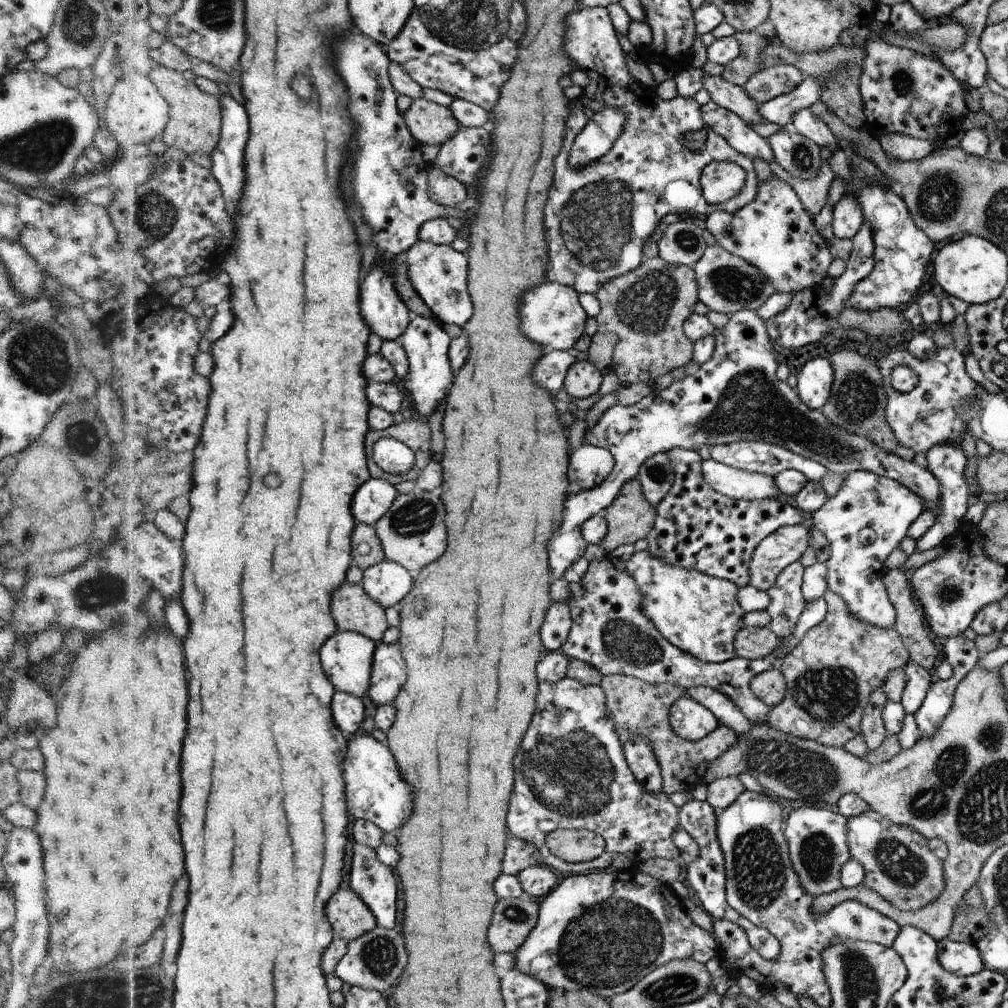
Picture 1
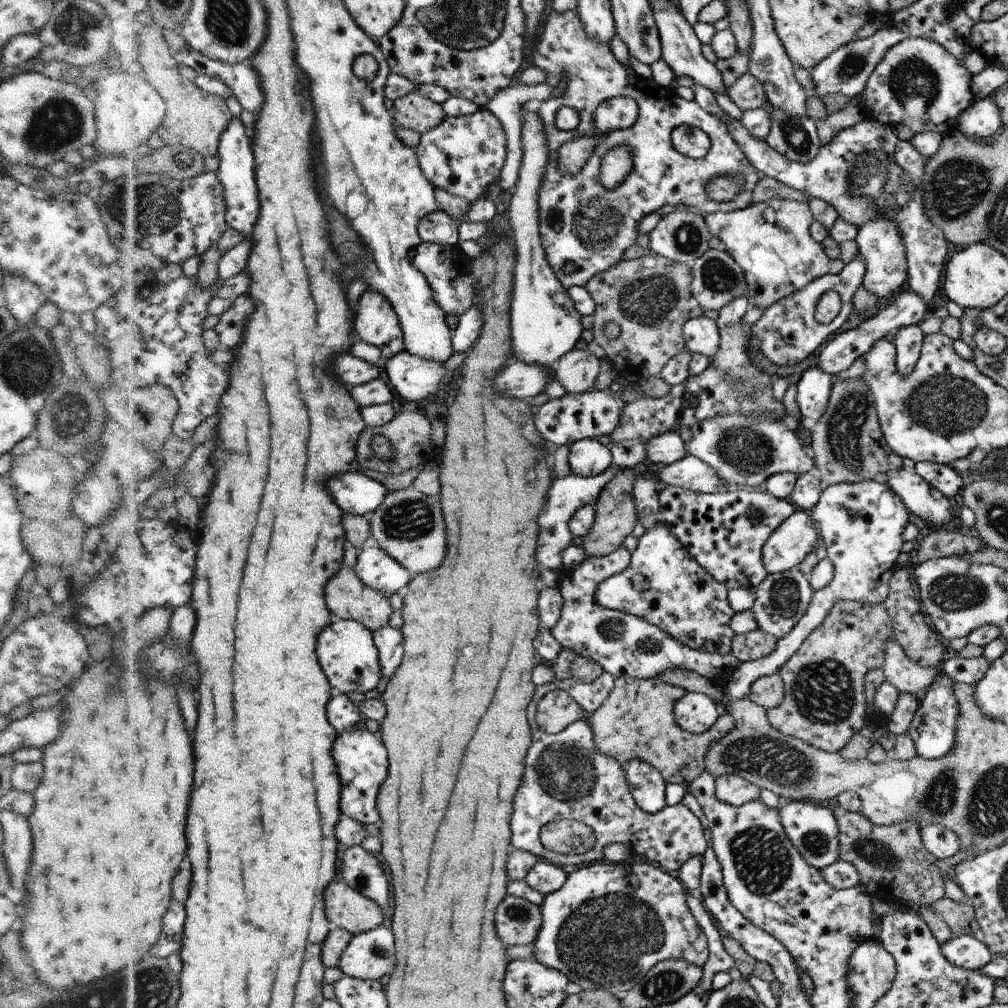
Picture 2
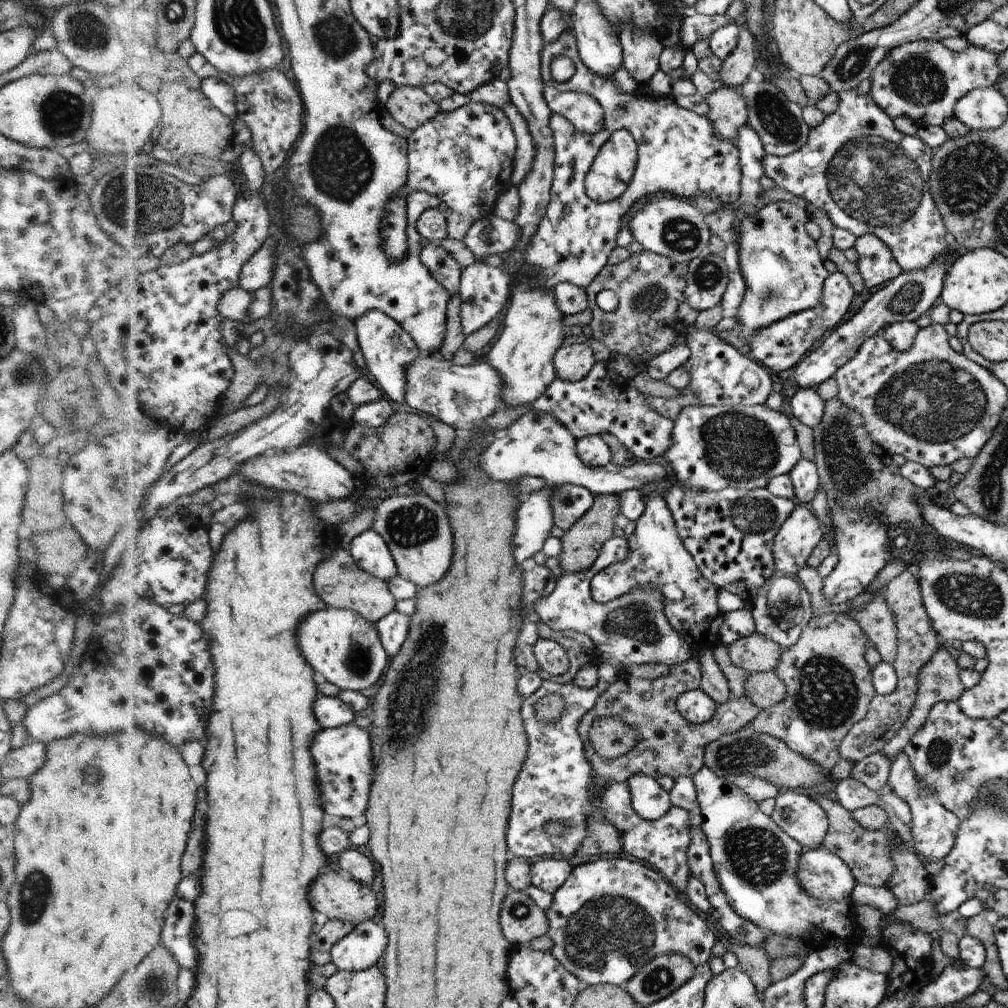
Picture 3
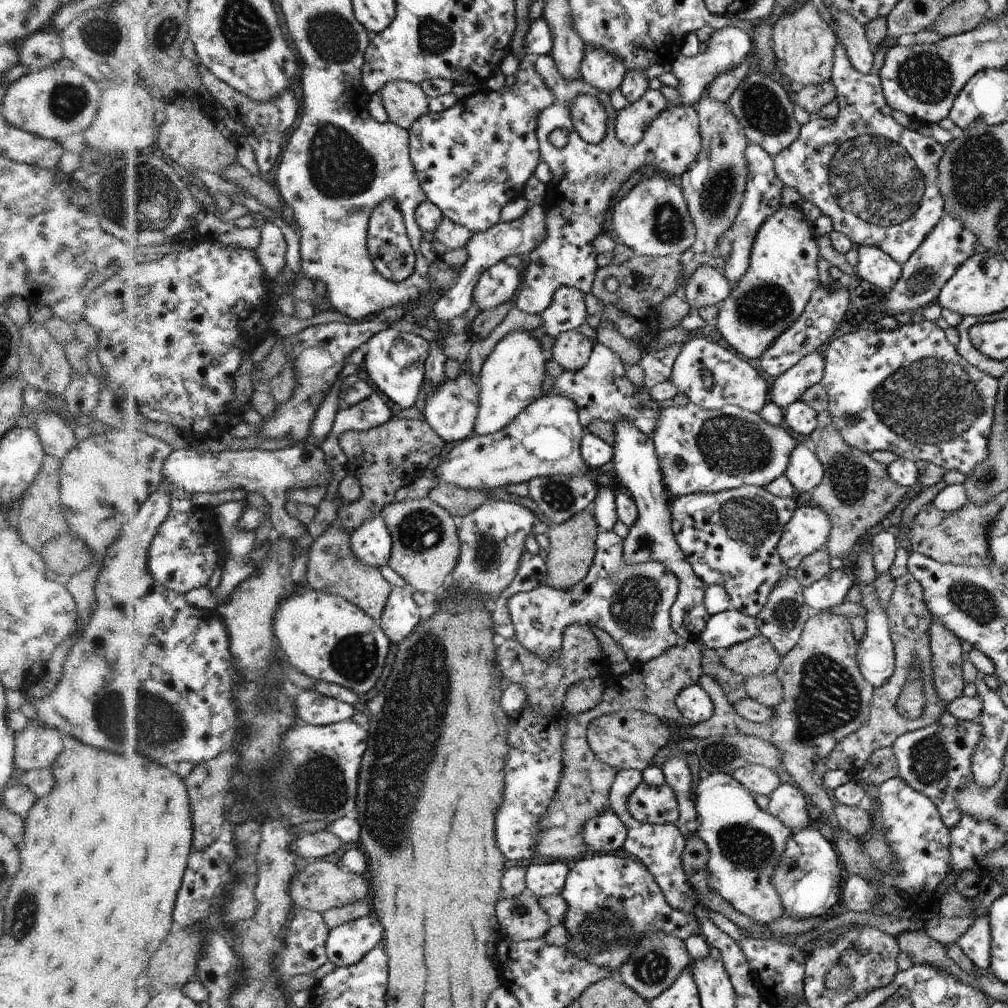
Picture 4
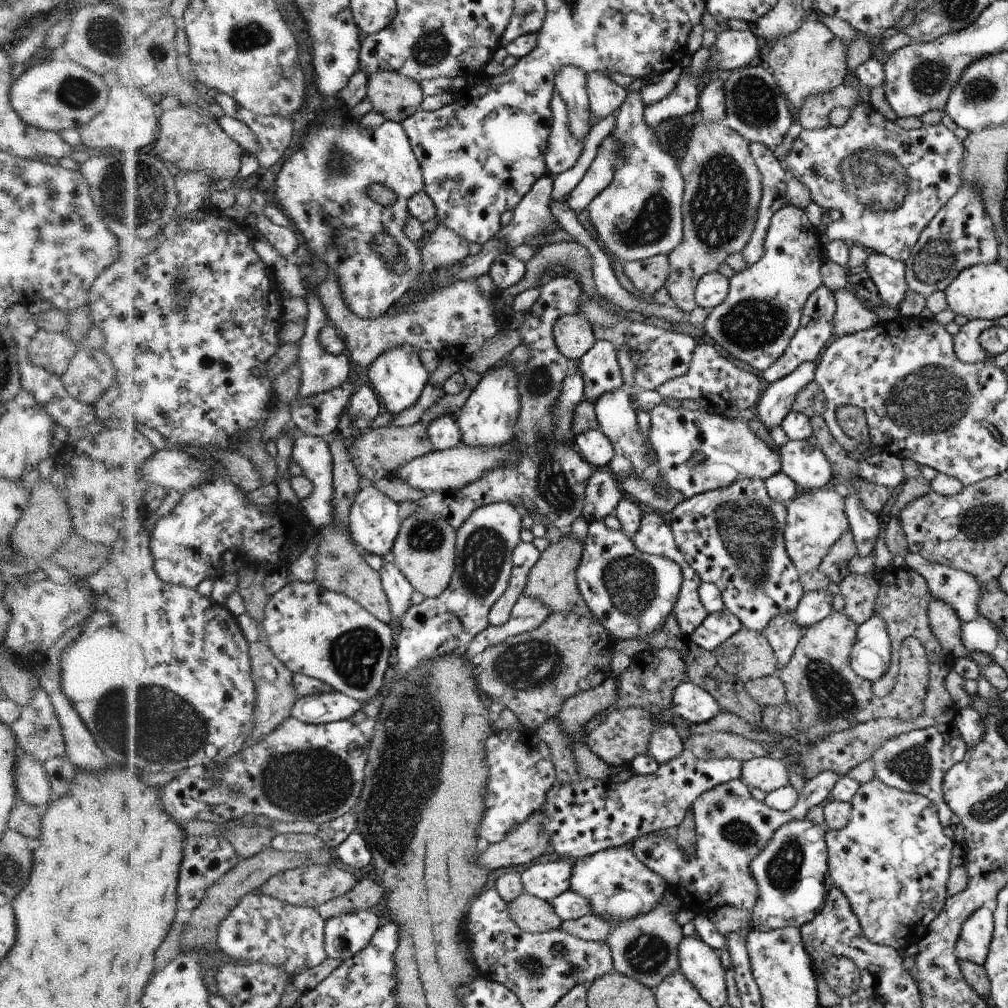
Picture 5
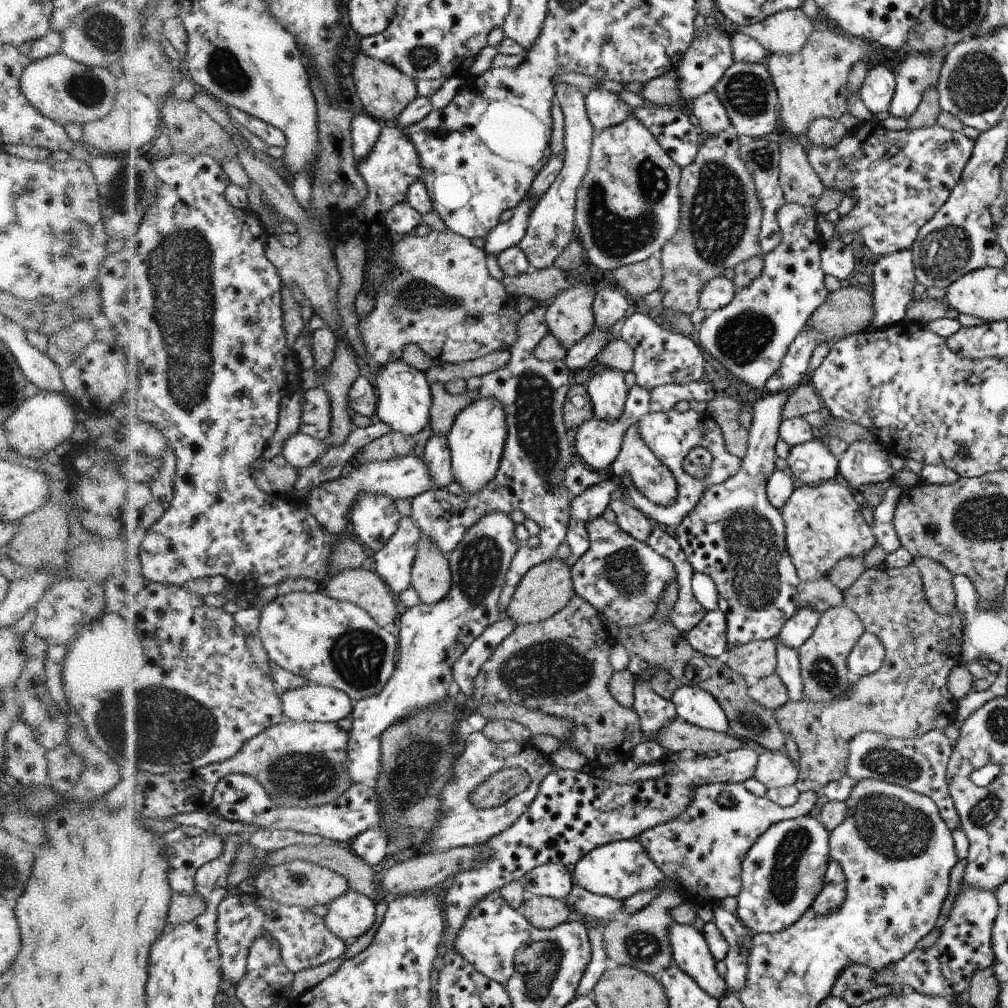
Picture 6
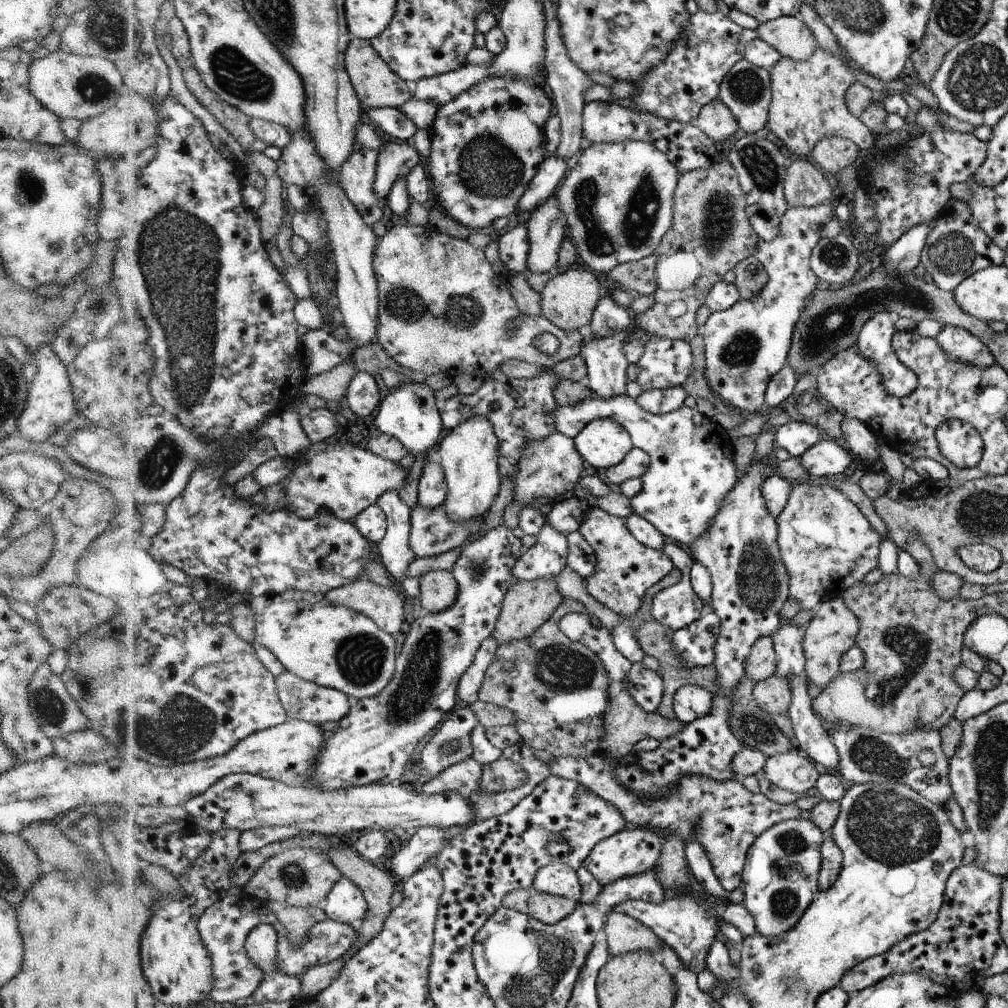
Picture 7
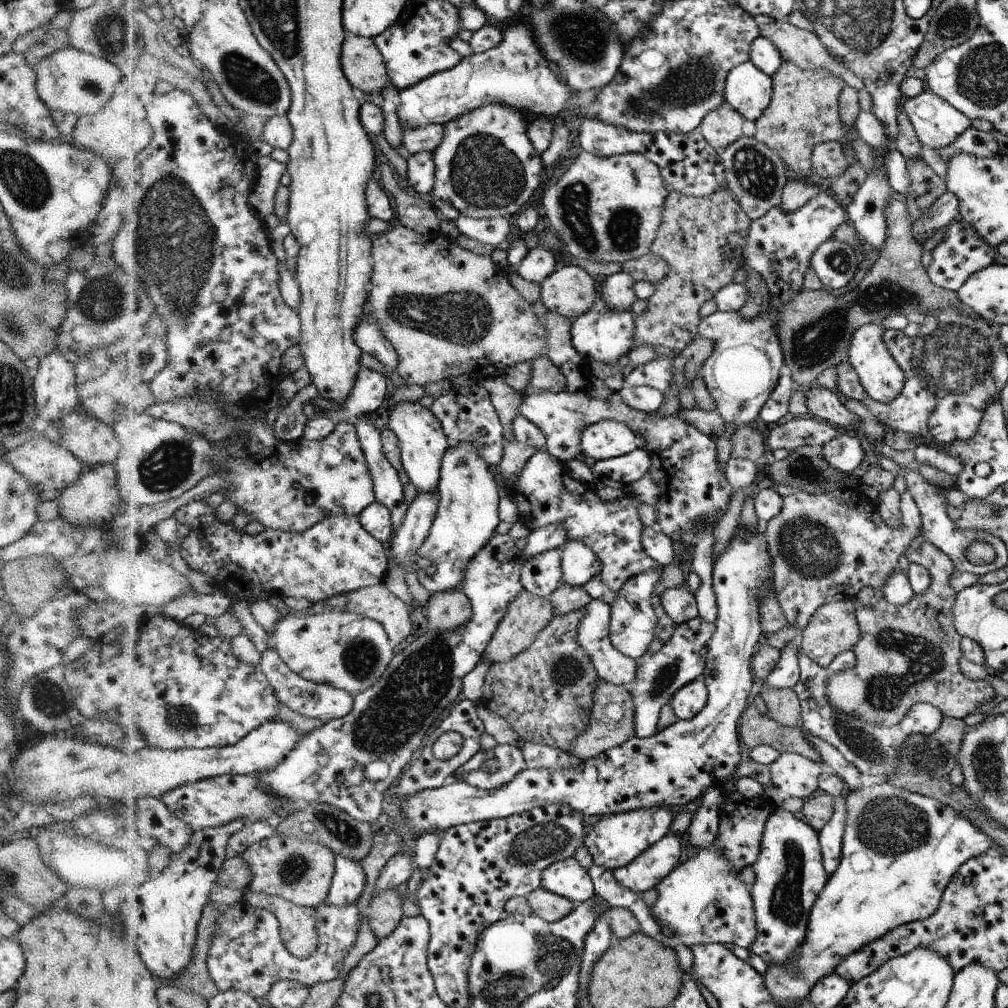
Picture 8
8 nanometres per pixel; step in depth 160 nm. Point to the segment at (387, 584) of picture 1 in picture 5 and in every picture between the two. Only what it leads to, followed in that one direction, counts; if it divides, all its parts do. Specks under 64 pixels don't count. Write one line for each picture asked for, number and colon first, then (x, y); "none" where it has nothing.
2: (378, 570)
3: (369, 549)
4: (372, 542)
5: (375, 523)

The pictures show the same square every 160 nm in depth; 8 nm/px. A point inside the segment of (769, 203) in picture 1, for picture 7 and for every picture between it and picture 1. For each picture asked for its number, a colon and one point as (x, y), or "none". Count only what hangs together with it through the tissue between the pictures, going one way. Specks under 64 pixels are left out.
2: (771, 240)
3: (784, 273)
4: (782, 277)
5: (761, 314)
6: (751, 335)
7: (745, 346)

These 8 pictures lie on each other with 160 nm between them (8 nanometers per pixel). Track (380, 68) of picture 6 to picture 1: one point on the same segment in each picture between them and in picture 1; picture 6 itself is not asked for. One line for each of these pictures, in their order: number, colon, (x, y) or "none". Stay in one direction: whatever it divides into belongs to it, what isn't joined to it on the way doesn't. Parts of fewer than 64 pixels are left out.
1: (431, 124)
2: (414, 111)
3: (410, 106)
4: (405, 102)
5: (397, 97)

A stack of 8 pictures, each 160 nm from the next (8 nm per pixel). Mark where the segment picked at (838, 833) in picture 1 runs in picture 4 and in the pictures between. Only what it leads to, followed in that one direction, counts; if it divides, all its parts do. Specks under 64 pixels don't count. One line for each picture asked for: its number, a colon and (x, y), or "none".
2: (813, 828)
3: (800, 815)
4: (789, 804)

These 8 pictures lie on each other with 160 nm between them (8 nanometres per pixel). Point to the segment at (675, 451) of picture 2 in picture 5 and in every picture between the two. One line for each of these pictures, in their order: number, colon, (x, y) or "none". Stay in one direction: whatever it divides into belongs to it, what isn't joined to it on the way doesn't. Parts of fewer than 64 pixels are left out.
3: (602, 402)
4: (601, 390)
5: (601, 373)

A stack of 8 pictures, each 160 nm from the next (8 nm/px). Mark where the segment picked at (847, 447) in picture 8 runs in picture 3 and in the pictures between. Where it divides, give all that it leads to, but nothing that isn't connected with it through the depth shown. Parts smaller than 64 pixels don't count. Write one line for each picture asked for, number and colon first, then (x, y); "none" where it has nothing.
3: (805, 476)
4: (805, 471)
5: (808, 467)
6: (810, 463)
7: (826, 458)

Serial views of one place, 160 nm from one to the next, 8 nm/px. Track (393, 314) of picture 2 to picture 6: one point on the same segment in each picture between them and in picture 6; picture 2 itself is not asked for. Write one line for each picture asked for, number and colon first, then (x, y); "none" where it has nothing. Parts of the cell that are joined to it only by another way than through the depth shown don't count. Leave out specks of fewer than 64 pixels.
3: (389, 349)
4: (395, 361)
5: (398, 376)
6: (404, 397)

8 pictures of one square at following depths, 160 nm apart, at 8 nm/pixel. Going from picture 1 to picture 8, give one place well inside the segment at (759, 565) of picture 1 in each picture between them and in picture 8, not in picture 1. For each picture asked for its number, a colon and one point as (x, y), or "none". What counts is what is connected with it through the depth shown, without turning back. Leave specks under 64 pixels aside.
2: (797, 537)
3: (801, 532)
4: (808, 530)
5: (814, 523)
6: (823, 525)
7: (827, 545)
8: (826, 547)

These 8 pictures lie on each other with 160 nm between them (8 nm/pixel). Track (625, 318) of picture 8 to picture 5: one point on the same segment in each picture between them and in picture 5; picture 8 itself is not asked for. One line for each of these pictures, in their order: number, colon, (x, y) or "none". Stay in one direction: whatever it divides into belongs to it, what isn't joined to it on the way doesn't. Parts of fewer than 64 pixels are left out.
5: (618, 418)
6: (608, 390)
7: (606, 365)

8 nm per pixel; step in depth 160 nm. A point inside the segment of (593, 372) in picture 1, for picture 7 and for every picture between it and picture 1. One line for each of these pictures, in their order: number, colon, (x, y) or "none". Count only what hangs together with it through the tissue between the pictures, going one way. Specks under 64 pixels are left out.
2: (577, 371)
3: (573, 363)
4: (572, 350)
5: (573, 333)
6: (570, 317)
7: (570, 299)

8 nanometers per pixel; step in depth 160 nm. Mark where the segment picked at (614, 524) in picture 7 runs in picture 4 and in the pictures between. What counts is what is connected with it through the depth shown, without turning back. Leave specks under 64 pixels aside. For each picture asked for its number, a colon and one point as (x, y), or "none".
4: (632, 602)
5: (631, 593)
6: (624, 579)

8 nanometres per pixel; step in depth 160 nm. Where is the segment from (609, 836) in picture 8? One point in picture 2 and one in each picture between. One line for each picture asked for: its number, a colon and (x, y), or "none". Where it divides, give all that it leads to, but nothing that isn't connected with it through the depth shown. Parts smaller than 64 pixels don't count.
2: (609, 924)
3: (611, 917)
4: (613, 902)
5: (619, 886)
6: (619, 870)
7: (635, 850)

